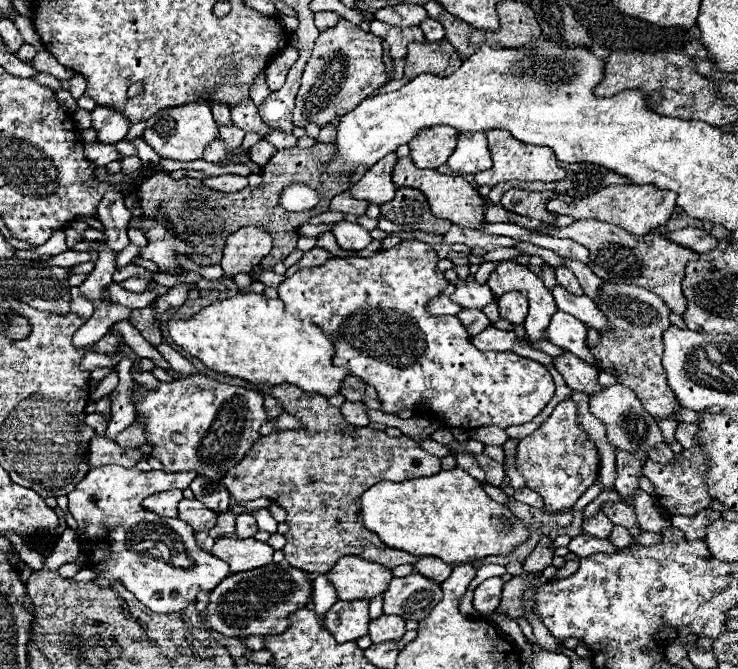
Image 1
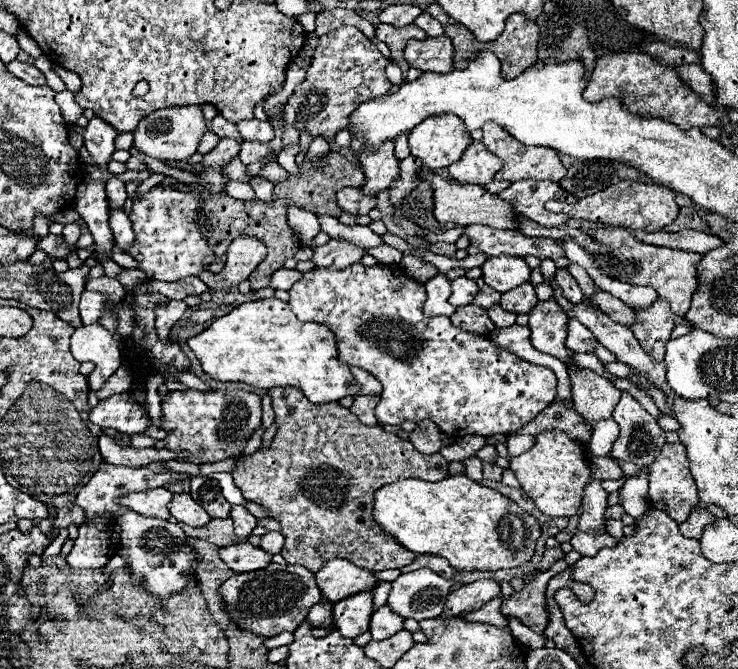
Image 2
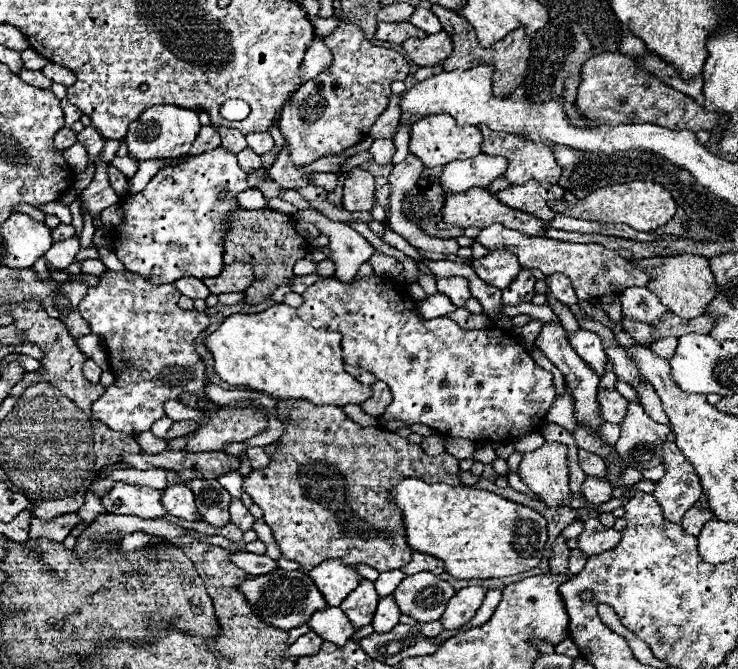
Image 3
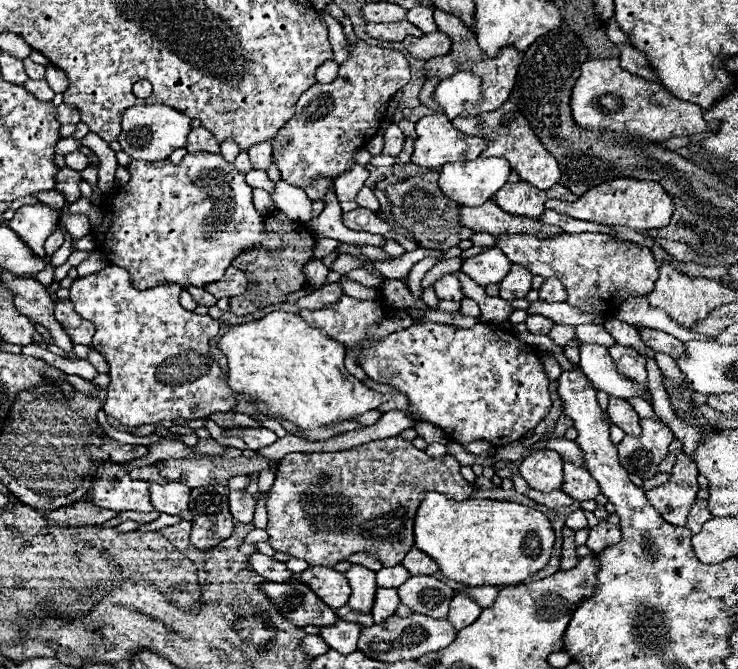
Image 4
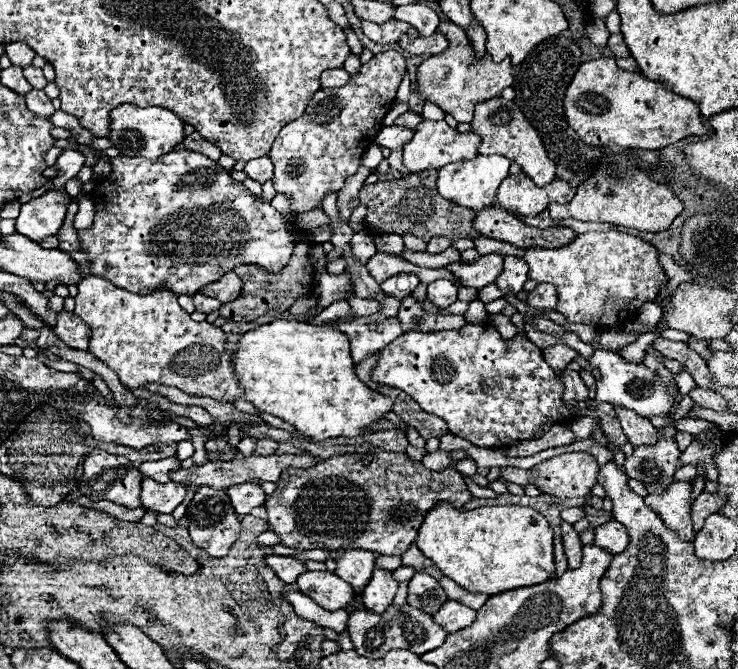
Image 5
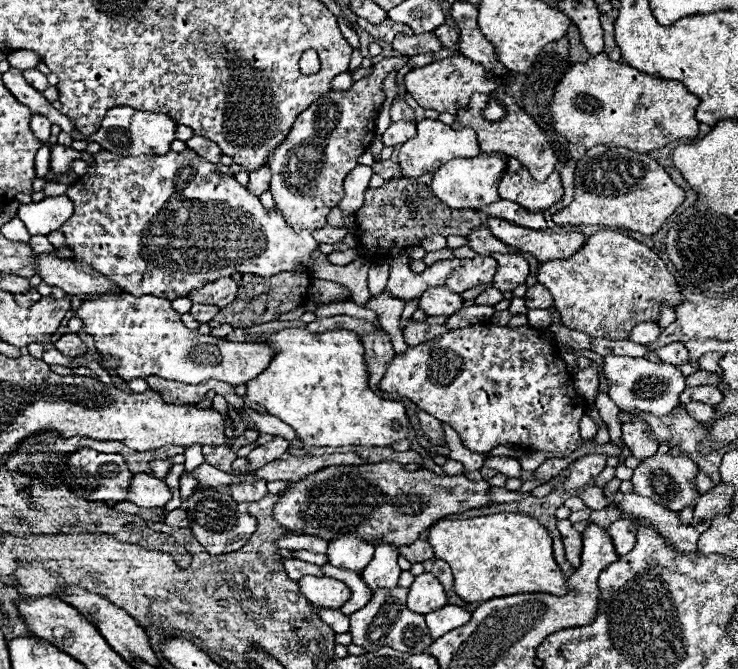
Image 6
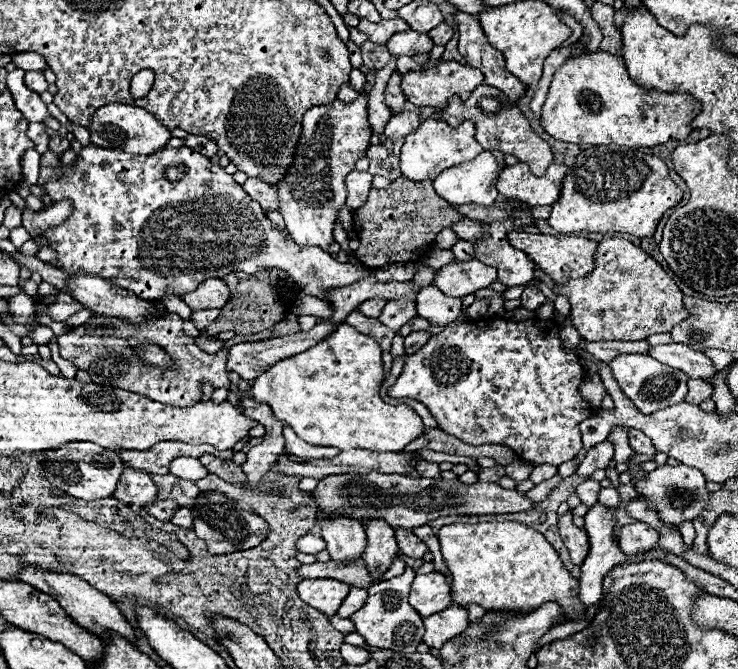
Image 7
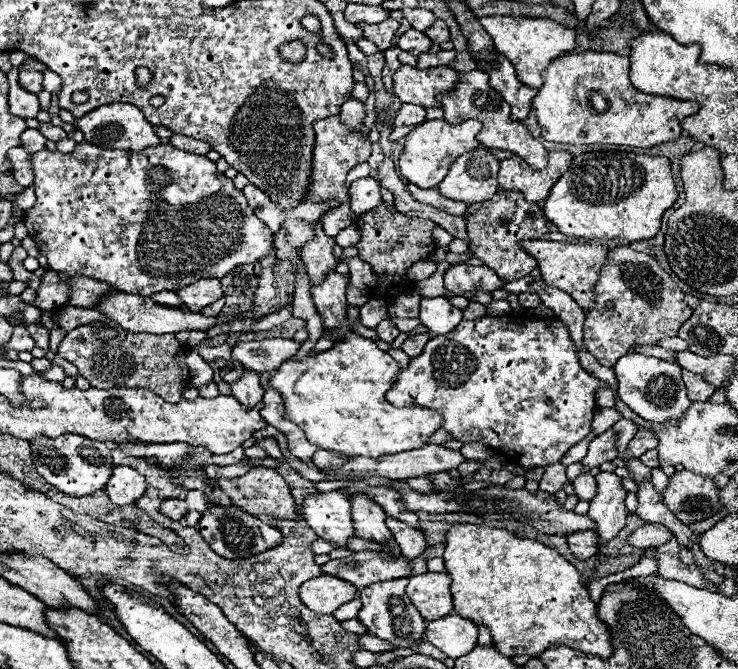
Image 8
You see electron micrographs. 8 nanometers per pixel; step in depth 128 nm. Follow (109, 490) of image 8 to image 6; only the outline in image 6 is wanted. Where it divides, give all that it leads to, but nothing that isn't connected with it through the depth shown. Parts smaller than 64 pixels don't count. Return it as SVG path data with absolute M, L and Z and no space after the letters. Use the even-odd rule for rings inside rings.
M134 474L126 500L142 508L162 508L170 498L172 494L164 480L158 480L148 474Z

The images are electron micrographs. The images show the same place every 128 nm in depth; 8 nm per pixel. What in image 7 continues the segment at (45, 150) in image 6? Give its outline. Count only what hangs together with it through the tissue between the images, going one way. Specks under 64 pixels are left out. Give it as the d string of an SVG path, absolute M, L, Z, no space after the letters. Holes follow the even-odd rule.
M28 150L22 154L24 158L24 182L26 184L36 184L38 182L38 172L40 172L40 154L36 150Z

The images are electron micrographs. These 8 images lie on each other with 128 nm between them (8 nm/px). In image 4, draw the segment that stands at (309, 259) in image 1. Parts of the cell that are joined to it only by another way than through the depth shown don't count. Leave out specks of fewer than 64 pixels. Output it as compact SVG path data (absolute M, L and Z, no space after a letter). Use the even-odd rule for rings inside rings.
M276 182L272 200L278 210L282 210L288 218L308 222L310 220L310 198L302 188L288 186L286 182ZM362 246L360 252L370 260L388 260L390 258L382 248L376 248L376 246ZM342 276L342 286L344 286L344 294L348 294L350 298L360 298L360 300L378 298L378 288L366 288L354 280L348 280L346 276Z

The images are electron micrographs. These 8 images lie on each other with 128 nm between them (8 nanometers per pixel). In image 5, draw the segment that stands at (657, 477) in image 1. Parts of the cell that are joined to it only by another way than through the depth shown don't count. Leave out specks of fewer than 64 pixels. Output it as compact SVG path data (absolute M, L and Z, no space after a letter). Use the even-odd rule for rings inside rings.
M676 482L664 494L644 498L644 504L656 510L662 522L670 530L676 530L676 534L680 534L684 542L692 542L696 536L690 520L690 492L692 486L688 482Z

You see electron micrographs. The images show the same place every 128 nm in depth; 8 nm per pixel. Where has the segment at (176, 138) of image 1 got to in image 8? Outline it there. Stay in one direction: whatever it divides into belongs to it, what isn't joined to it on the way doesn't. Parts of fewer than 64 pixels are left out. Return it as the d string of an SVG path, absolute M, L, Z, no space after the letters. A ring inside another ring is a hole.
M104 104L96 110L84 114L82 118L76 118L76 128L84 134L84 140L88 144L100 146L100 148L114 148L114 150L144 150L148 146L160 144L160 138L156 136L150 122L146 122L144 114L132 106L132 104Z

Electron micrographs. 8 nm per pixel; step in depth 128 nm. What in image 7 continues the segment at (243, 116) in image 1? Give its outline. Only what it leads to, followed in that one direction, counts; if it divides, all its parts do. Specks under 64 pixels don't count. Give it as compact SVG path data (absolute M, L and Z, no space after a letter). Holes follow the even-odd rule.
M248 178L244 182L244 190L246 190L246 194L250 194L262 206L262 210L266 214L272 212L272 210L280 212L280 208L278 208L278 194L276 194L276 190L272 186L264 184L258 178Z

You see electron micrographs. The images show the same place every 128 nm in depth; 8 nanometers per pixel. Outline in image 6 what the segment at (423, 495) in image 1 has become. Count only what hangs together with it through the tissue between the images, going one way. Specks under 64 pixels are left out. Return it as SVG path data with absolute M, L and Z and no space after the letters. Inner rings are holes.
M502 512L502 514L468 518L468 520L442 518L430 528L428 542L434 548L434 556L452 566L454 590L464 602L484 602L484 600L492 600L500 596L532 594L532 592L564 596L568 592L566 576L552 556L552 538L548 530L542 524L538 524L532 516Z

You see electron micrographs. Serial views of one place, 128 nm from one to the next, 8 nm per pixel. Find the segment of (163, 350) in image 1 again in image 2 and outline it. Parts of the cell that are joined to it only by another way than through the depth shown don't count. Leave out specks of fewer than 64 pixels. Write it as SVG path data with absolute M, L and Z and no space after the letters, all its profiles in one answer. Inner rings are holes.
M172 300L170 304L156 308L156 330L158 330L160 340L166 340L168 338L170 328L184 316L186 308L188 306L182 300Z

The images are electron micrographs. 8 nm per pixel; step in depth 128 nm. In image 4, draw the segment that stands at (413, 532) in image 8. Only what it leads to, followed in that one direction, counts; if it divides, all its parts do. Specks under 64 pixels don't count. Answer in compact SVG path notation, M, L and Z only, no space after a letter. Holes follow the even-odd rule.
M412 548L406 558L402 560L402 566L410 570L410 574L434 574L438 570L436 562L432 558L428 558L424 552L420 552L418 548Z

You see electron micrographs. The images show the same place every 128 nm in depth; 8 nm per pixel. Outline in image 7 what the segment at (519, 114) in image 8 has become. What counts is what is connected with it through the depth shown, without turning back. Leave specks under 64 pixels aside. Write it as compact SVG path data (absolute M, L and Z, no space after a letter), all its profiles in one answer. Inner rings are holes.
M458 12L456 22L460 32L460 40L458 40L460 54L468 60L470 66L478 68L484 74L484 84L502 90L508 96L508 100L516 104L524 96L526 86L506 70L502 52L490 46L478 24L478 18Z

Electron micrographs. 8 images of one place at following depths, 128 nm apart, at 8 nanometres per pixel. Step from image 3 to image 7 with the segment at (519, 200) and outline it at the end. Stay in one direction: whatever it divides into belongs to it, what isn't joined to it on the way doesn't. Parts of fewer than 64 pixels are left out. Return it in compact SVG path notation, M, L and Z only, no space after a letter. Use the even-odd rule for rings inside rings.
M522 162L514 166L506 166L496 182L496 188L506 198L518 198L530 206L550 206L560 196L562 178L568 172L568 164L556 164L548 166L546 174L536 178L528 166Z

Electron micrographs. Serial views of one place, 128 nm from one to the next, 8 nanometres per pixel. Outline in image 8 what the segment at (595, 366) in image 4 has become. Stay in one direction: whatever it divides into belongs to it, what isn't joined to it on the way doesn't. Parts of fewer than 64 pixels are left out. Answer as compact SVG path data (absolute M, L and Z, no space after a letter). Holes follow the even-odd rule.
M626 354L622 356L616 366L616 378L618 378L618 396L620 400L632 408L638 416L650 422L676 422L676 418L684 416L684 410L692 404L688 398L686 386L680 376L680 366L672 362L664 362L654 356L644 356L644 354Z

